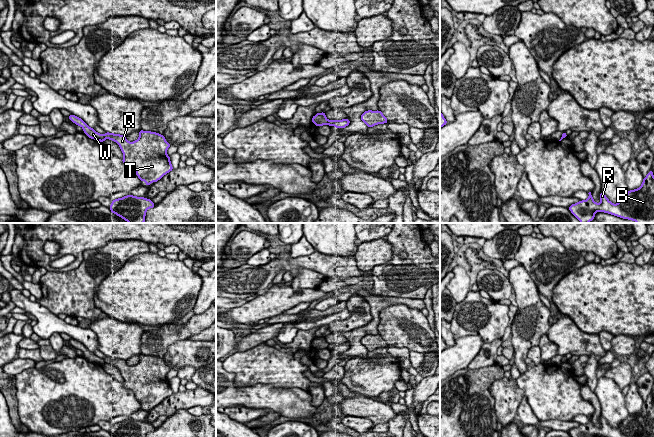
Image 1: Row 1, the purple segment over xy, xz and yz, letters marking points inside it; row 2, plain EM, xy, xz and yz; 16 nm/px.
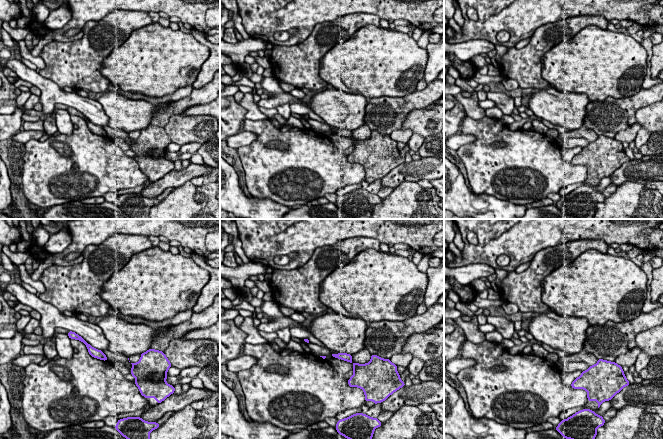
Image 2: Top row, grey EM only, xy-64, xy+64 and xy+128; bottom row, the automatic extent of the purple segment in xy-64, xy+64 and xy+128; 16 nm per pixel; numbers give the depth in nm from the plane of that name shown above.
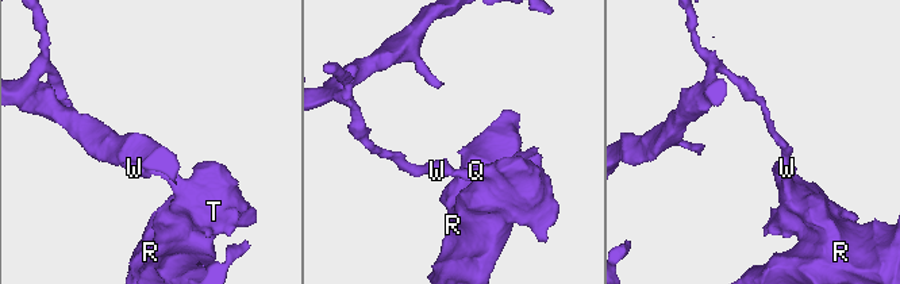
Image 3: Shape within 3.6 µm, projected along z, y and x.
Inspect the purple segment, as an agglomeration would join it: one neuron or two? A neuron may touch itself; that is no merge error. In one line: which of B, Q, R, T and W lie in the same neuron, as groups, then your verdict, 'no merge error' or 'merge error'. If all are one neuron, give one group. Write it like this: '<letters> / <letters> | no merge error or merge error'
B Q R T / W | merge error

